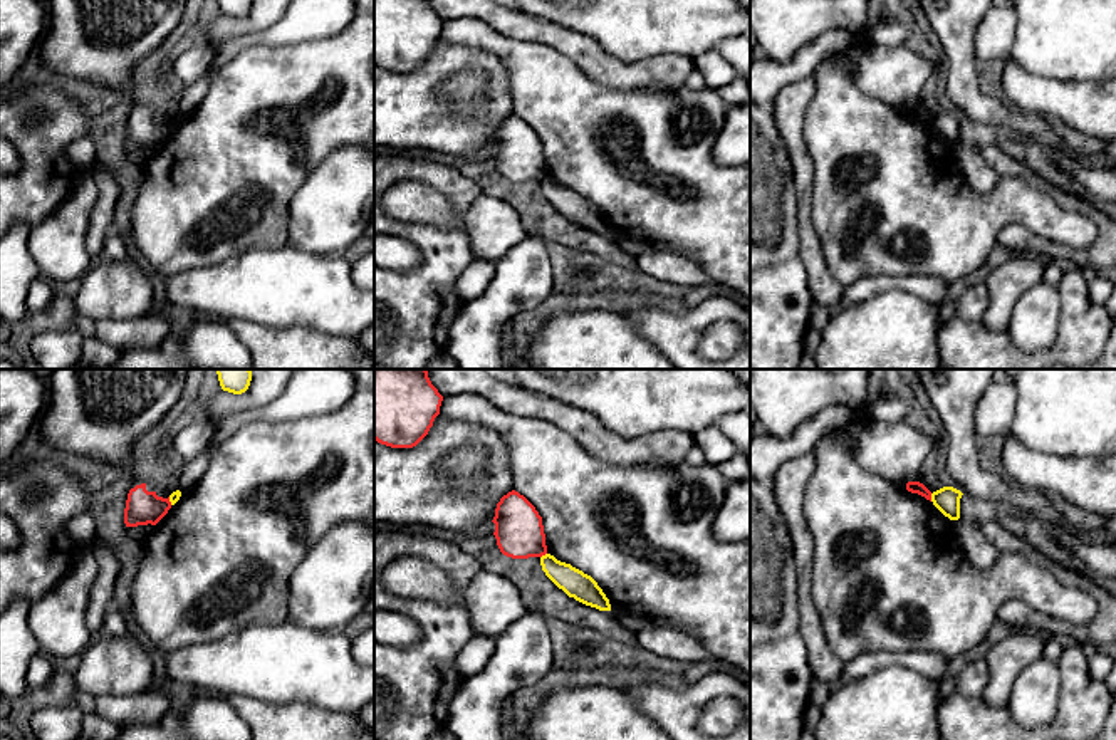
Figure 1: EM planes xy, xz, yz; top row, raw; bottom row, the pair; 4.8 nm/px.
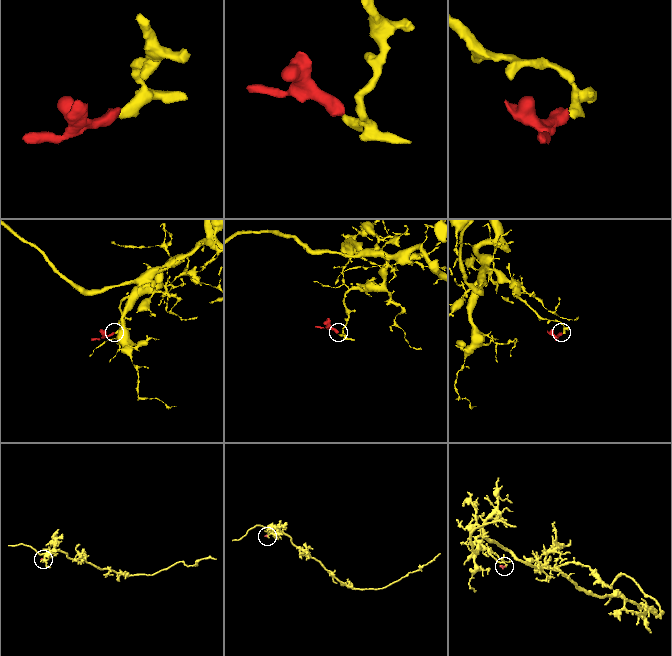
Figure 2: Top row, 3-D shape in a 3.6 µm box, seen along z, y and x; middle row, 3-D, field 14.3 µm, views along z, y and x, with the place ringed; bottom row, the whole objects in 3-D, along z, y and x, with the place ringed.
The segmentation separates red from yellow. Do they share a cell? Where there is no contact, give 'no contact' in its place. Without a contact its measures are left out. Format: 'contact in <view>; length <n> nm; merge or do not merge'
contact in yz; length 40 nm; do not merge

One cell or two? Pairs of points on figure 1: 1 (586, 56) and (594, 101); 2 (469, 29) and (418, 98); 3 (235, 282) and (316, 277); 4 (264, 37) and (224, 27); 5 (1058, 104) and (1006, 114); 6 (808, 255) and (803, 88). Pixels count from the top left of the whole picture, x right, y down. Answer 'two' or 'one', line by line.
1: two
2: two
3: one
4: two
5: two
6: one

